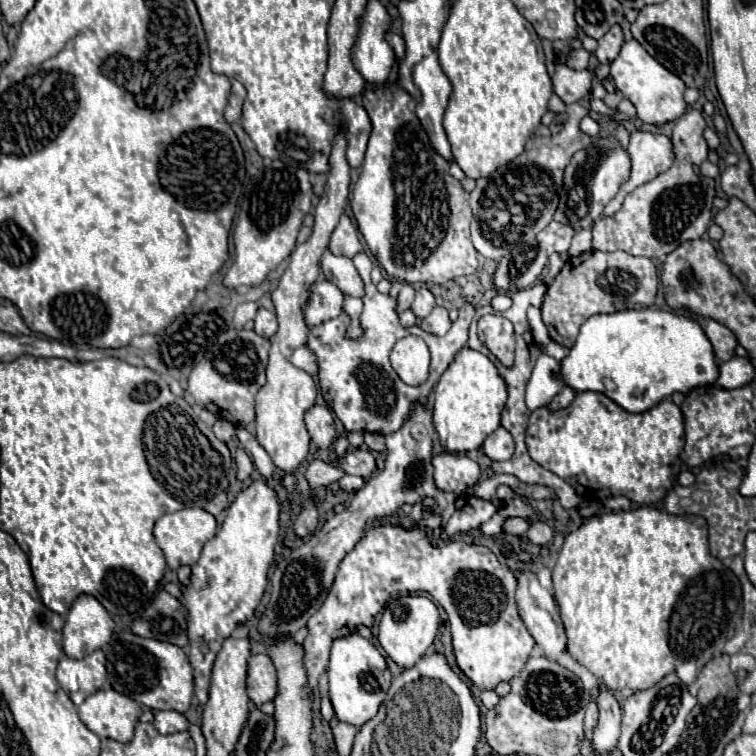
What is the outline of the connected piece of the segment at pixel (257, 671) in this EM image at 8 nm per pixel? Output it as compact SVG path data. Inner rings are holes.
M250 655L246 691L254 705L272 701L276 695L276 667L268 655Z

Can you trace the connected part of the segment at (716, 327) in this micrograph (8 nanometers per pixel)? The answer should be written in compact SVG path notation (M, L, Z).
M710 319L704 325L704 333L706 333L708 341L712 343L712 349L714 349L716 359L728 361L730 357L734 357L734 347L738 345L738 341L736 341L734 333L728 327L724 327L718 321L712 321Z

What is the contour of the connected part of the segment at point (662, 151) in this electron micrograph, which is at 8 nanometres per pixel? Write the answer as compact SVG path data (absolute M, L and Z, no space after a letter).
M634 131L630 135L630 145L628 145L628 155L630 155L630 177L620 185L618 195L604 207L604 215L614 215L620 207L622 201L628 193L632 193L636 187L652 181L660 173L664 173L674 159L672 153L672 143L664 135L656 133L642 133Z

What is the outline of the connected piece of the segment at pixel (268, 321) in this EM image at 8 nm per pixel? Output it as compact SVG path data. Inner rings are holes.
M260 307L258 313L256 313L256 319L254 319L254 331L256 331L258 335L270 339L270 337L276 333L276 327L278 327L276 313Z

